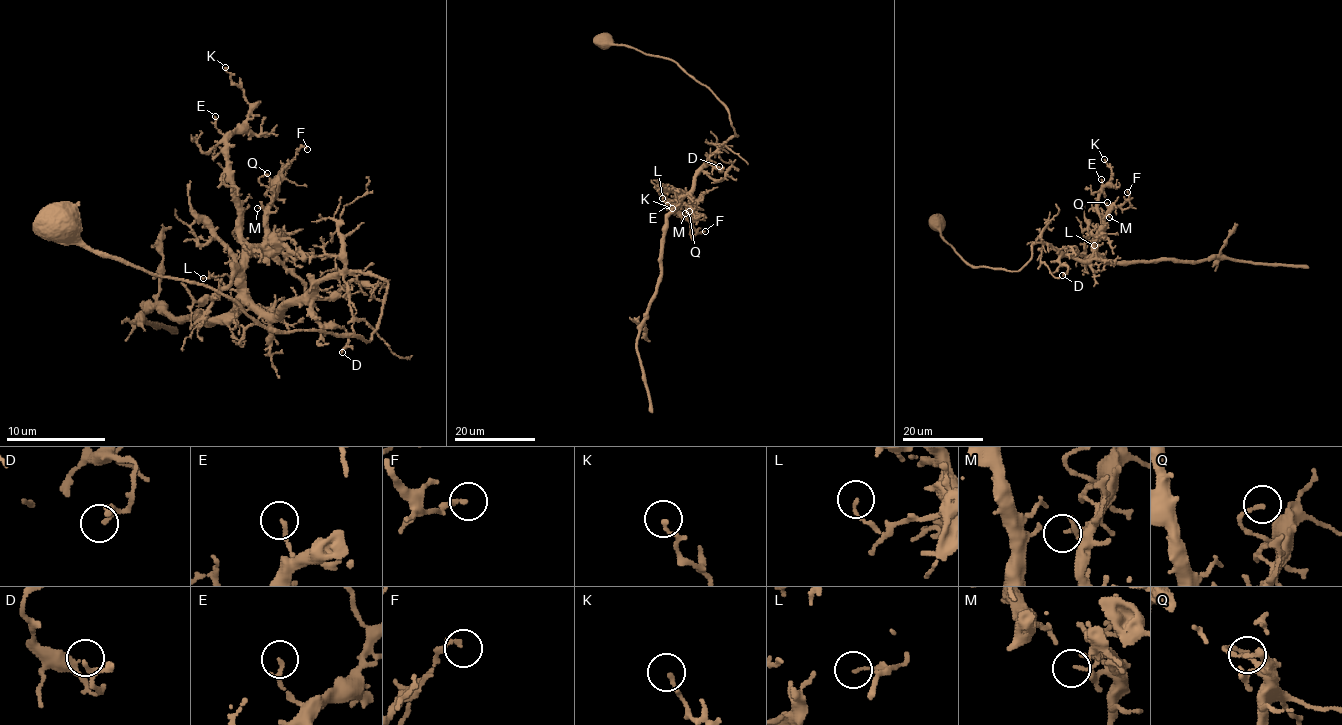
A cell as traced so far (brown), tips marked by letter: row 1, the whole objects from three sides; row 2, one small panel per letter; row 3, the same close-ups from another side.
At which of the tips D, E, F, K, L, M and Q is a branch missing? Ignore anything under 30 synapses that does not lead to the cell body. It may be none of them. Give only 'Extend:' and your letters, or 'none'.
Extend: none

